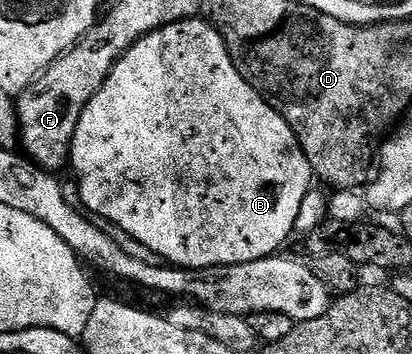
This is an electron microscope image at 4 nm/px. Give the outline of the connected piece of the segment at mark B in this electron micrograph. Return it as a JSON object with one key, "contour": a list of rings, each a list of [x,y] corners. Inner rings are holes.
{"contour":[[[200,17],[188,18],[151,32],[126,50],[122,58],[111,68],[103,88],[99,88],[99,92],[91,96],[87,108],[83,108],[79,116],[79,124],[75,128],[71,147],[71,170],[72,166],[77,173],[77,190],[81,193],[82,202],[80,205],[90,215],[98,214],[106,217],[107,220],[123,228],[128,236],[134,237],[139,244],[143,244],[150,255],[158,254],[153,256],[164,260],[168,265],[187,270],[247,264],[276,255],[280,251],[277,249],[289,237],[294,237],[299,208],[303,208],[303,200],[311,193],[309,181],[314,181],[315,178],[307,156],[295,132],[291,132],[287,120],[283,120],[283,116],[275,112],[273,105],[265,101],[255,88],[251,88],[251,84],[247,84],[243,76],[239,76],[227,52],[227,44],[223,36],[219,36],[217,29]]]}

